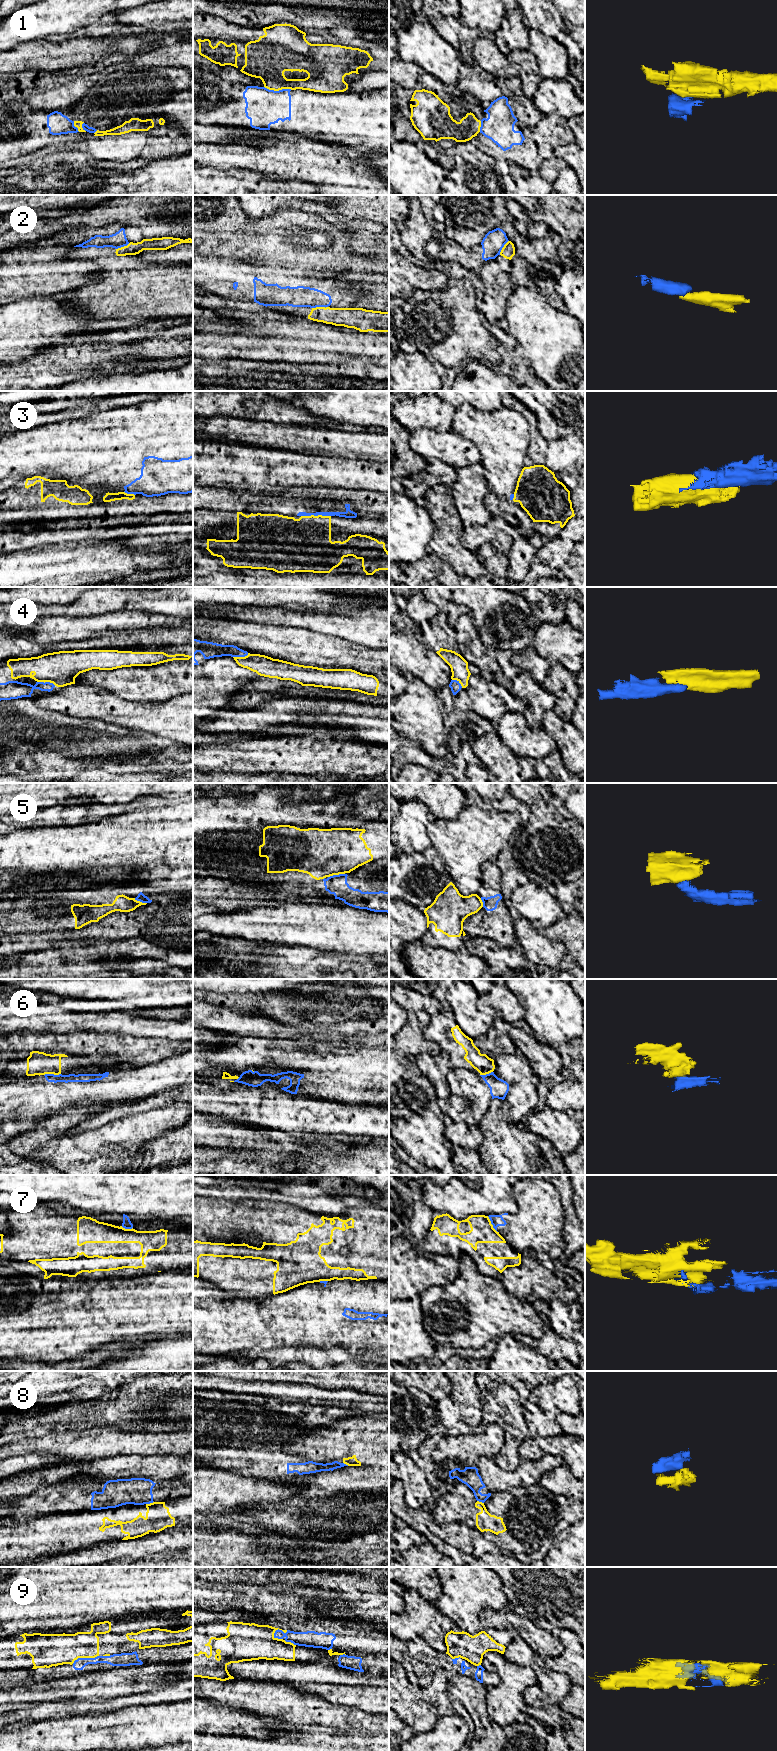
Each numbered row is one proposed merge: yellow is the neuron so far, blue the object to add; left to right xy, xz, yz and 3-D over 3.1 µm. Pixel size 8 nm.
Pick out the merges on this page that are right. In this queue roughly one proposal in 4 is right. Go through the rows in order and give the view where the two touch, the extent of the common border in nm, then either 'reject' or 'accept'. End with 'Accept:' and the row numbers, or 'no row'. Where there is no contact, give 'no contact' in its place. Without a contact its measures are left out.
1: xz | 220 nm | reject
2: yz | 140 nm | reject
3: xz | 240 nm | reject
4: xy | 160 nm | accept
5: xz | 140 nm | reject
6: xy | 140 nm | reject
7: yz | 160 nm | reject
8: xy | 70 nm | reject
9: xz | 130 nm | reject
Accept: 4

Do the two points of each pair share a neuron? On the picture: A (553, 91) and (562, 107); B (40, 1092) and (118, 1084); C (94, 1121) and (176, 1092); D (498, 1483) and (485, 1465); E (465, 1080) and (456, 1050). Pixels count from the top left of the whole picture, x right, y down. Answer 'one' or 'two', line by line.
A: one
B: one
C: one
D: one
E: two

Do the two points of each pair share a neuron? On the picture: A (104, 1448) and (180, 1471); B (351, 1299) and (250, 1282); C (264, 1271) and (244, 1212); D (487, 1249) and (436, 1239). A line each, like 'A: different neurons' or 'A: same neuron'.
A: different neurons
B: different neurons
C: same neuron
D: same neuron

